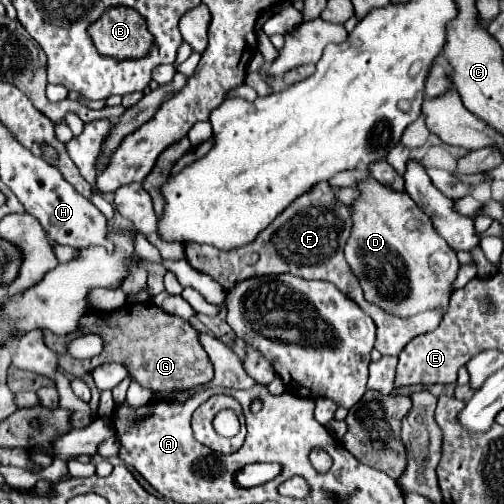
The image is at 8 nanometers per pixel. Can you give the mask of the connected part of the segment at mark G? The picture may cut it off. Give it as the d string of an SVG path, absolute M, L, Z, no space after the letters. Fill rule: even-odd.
M133 303L117 311L95 311L95 313L85 315L79 323L83 331L91 329L93 333L99 333L105 341L105 349L101 355L93 359L79 361L65 353L65 345L69 339L67 335L57 337L51 331L45 331L45 343L61 355L59 369L65 373L83 377L93 367L99 367L107 361L123 363L129 371L129 377L153 393L151 401L161 399L159 395L163 391L191 389L191 387L211 381L213 377L213 365L197 339L197 331L185 319L181 317L177 319L177 315L161 311L153 303Z

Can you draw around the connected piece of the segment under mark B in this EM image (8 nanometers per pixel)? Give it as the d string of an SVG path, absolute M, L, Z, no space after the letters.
M115 7L103 13L89 27L89 35L99 53L115 59L139 59L151 47L145 19L129 7Z

